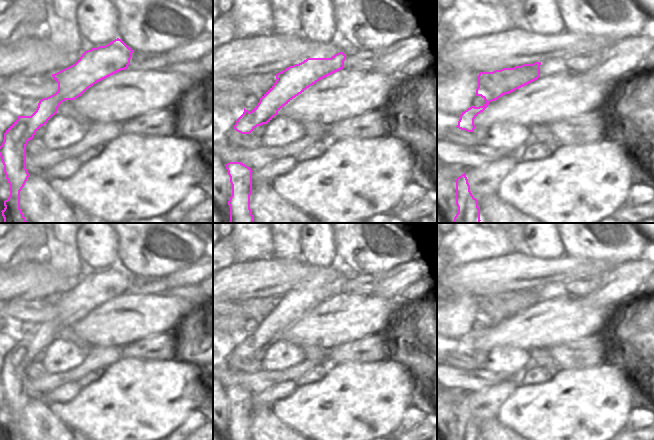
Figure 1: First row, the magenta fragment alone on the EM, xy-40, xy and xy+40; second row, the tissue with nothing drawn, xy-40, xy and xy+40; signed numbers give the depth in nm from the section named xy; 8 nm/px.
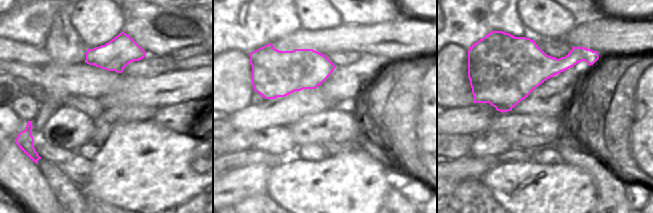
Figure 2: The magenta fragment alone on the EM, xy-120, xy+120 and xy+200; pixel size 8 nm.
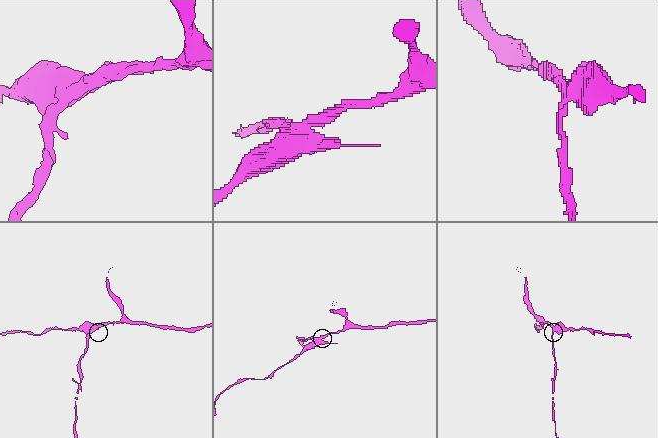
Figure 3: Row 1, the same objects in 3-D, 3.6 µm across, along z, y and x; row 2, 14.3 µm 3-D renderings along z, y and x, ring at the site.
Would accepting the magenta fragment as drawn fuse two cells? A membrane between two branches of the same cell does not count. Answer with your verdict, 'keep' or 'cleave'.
cleave

